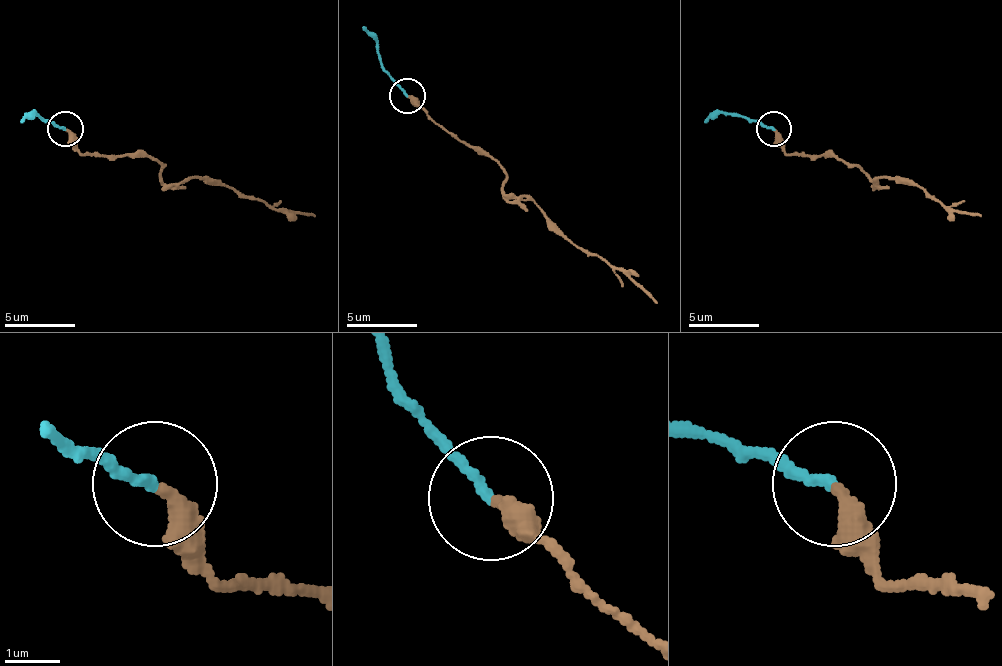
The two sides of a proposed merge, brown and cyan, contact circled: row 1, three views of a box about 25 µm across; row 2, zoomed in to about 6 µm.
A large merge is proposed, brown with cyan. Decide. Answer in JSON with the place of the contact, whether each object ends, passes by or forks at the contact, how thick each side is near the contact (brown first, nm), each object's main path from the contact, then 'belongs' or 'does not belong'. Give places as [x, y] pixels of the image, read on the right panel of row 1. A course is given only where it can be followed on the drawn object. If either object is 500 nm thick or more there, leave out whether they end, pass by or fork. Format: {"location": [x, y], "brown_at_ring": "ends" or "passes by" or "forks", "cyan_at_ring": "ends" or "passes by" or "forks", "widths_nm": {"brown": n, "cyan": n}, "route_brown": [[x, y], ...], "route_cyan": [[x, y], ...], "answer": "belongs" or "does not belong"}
{"location": [773, 128], "brown_at_ring": "ends", "cyan_at_ring": "ends", "widths_nm": {"brown": 360, "cyan": 180}, "route_brown": [[774, 129], [774, 140], [789, 154], [838, 154], [873, 182], [912, 179], [944, 207], [980, 218]], "route_cyan": [[774, 129], [718, 111], [704, 122]], "answer": "belongs"}

